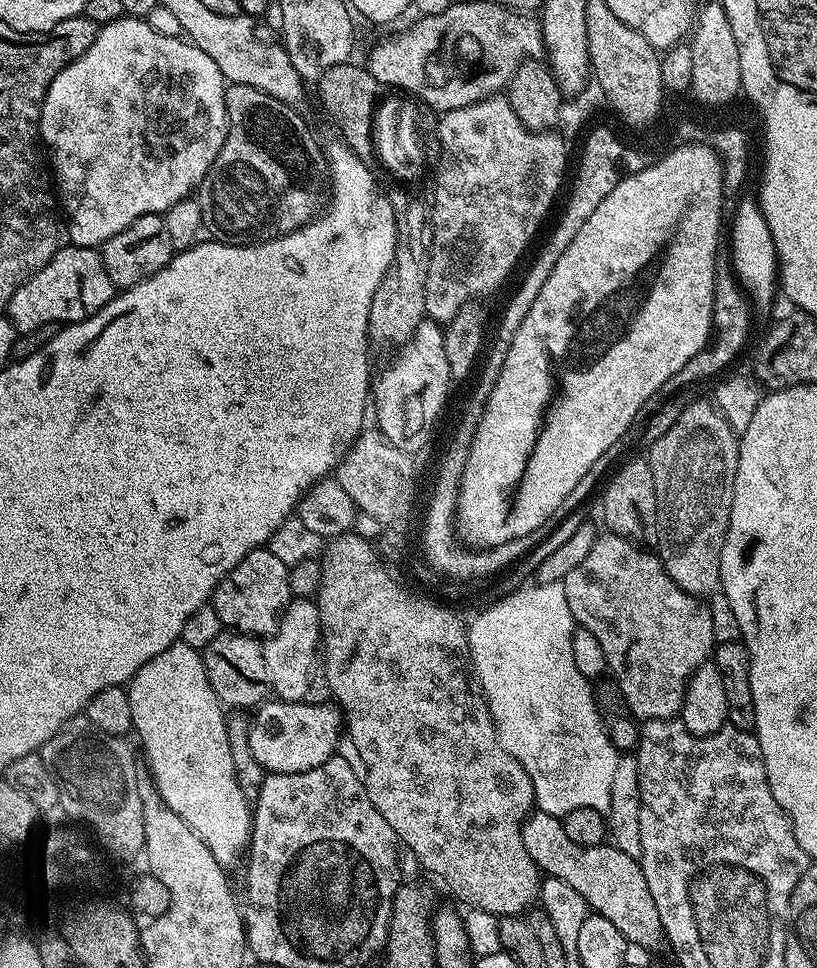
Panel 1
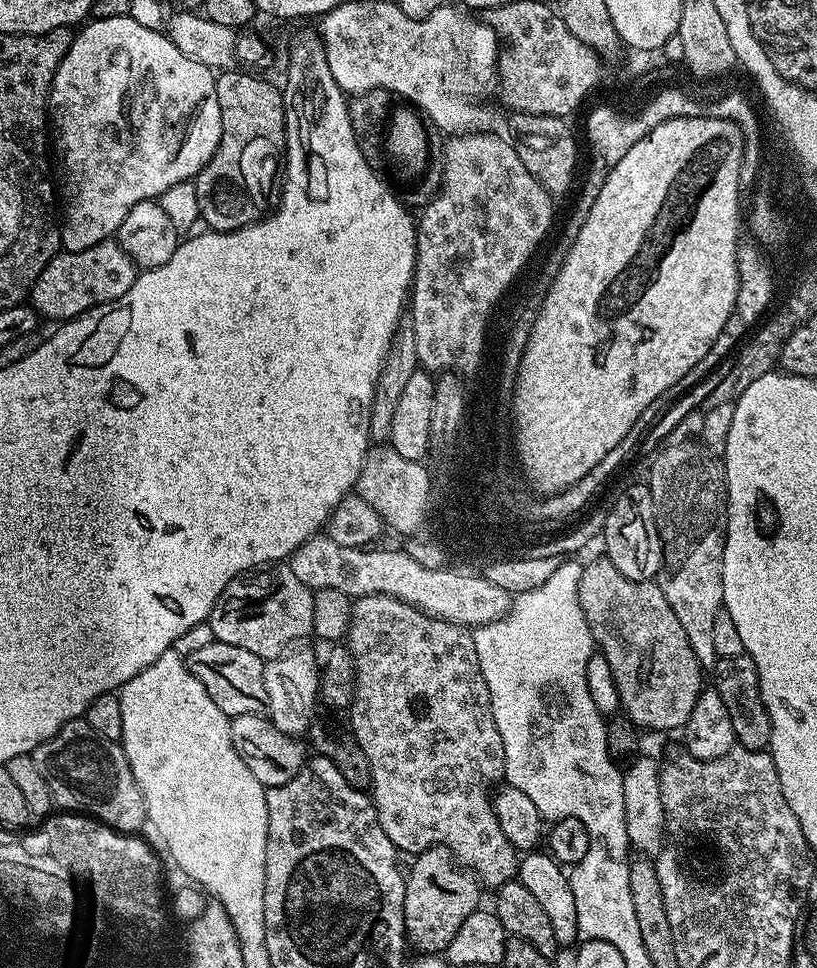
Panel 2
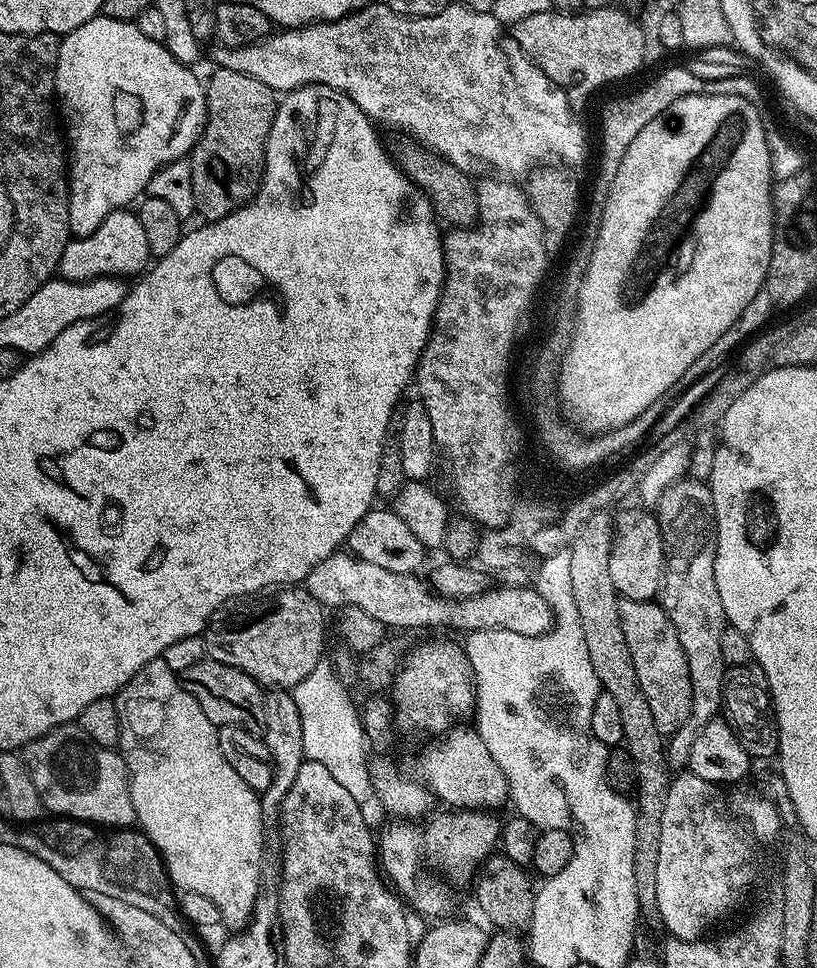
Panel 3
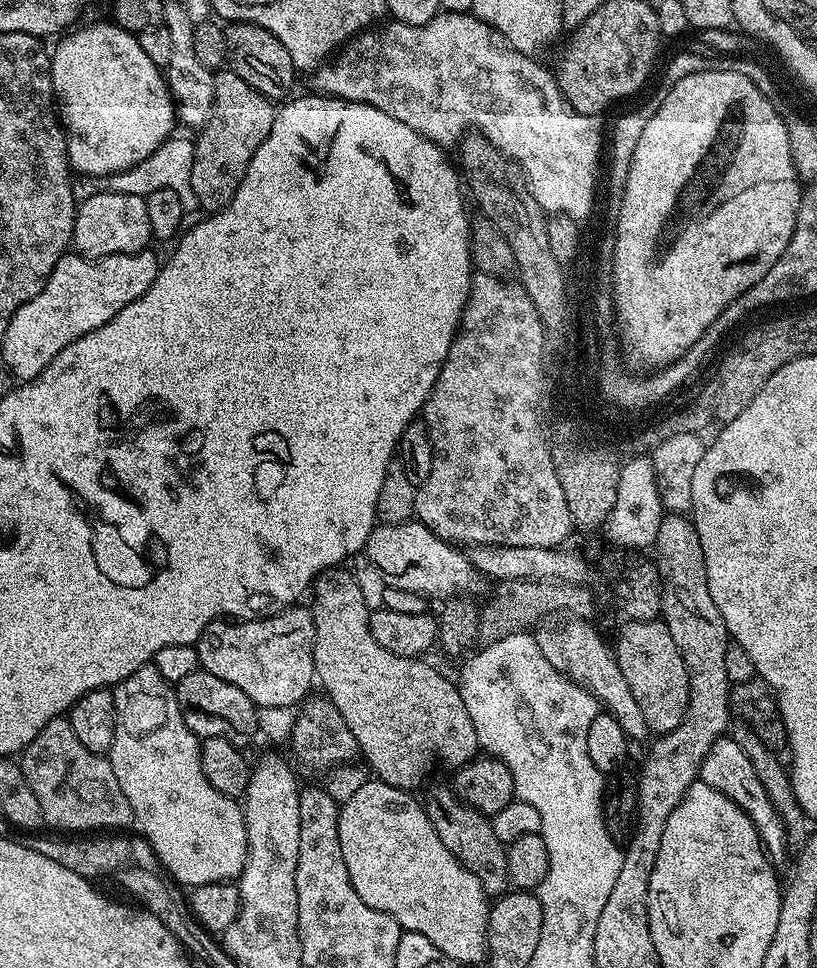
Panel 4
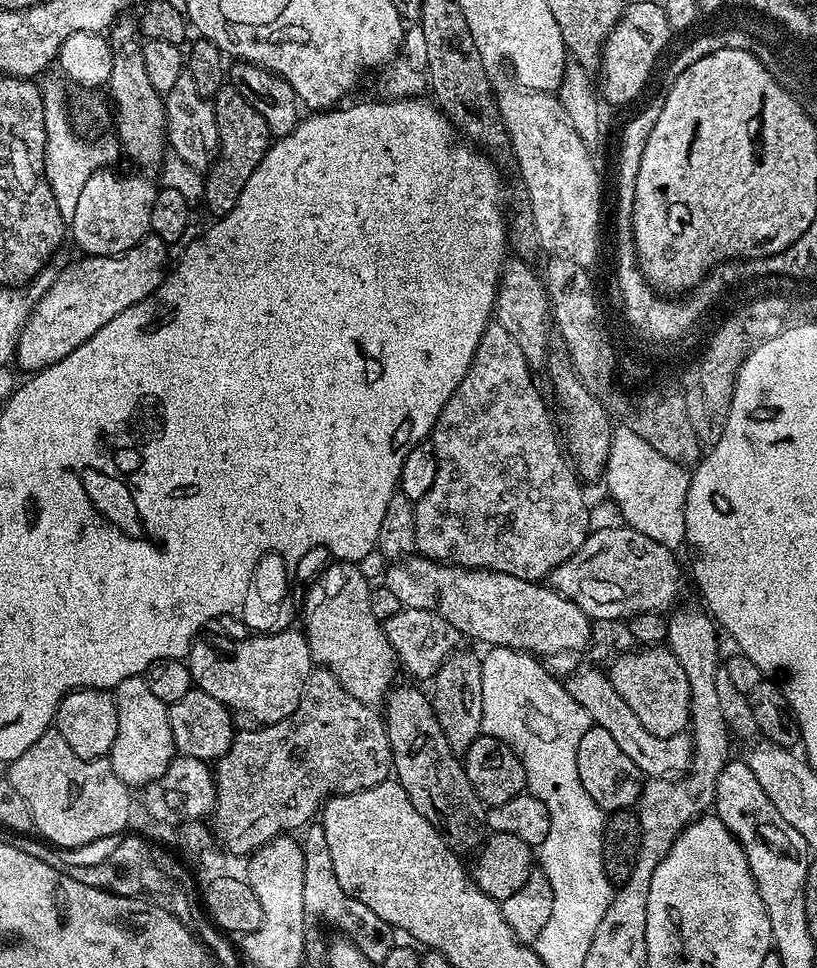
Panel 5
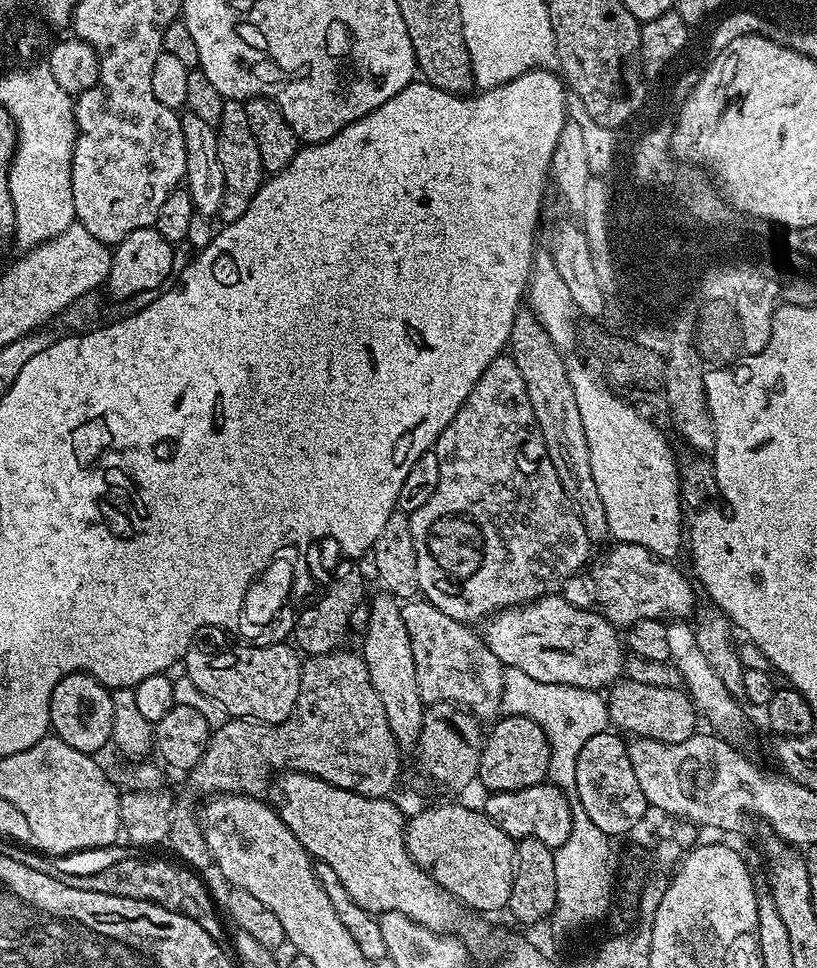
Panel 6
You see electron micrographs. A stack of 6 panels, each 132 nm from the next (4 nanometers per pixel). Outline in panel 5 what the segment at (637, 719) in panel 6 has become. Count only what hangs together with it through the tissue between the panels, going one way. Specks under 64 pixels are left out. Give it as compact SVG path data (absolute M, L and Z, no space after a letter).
M640 646L626 652L610 664L606 675L609 682L622 694L626 706L638 714L638 722L650 730L650 734L658 734L665 738L674 738L689 727L692 718L692 698L690 682L686 678L686 670L682 670L682 662L667 646Z

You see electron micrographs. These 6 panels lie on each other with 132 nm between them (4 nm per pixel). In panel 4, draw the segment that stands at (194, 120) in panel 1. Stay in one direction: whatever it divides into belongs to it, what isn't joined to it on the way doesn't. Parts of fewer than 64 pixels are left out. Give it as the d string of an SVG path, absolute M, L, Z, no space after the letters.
M115 22L107 23L88 24L85 28L78 29L77 32L74 32L75 30L69 31L63 37L65 40L56 49L53 47L50 52L52 58L52 95L55 107L58 109L58 119L64 129L64 140L68 144L68 163L84 178L113 176L115 172L125 172L138 166L138 162L150 158L150 154L154 154L154 150L158 150L158 146L162 146L169 140L174 132L172 127L177 127L178 124L176 105L172 102L172 93L168 91L165 73L157 64L150 62L150 58L143 52L135 34L128 32L125 28L119 28Z

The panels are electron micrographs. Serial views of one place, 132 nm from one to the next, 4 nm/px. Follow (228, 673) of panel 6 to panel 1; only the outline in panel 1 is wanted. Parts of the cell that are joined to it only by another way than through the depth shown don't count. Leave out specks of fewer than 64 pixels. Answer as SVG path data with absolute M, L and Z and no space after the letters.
M267 546L250 550L250 554L246 554L238 566L234 566L234 570L220 579L220 584L212 593L210 603L221 625L225 629L257 638L273 636L288 601L293 599L288 581L289 571L289 565L283 564Z

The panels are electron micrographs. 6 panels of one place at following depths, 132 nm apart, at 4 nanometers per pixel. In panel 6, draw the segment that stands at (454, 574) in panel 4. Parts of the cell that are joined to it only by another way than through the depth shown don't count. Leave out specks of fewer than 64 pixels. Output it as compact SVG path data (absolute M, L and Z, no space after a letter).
M549 594L514 608L493 612L482 624L486 646L505 668L522 670L538 682L607 689L624 676L626 648L617 625L589 608L575 608L563 595Z

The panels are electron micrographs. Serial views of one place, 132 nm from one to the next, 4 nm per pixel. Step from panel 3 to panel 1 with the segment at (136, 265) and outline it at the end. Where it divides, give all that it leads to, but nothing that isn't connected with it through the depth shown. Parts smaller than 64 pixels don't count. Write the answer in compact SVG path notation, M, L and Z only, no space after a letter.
M69 243L60 248L52 261L42 266L42 270L14 290L6 316L17 333L38 330L47 324L67 326L80 320L89 320L95 312L102 310L102 306L109 304L117 292L116 285L110 282L110 274L106 274L104 259L99 251Z

